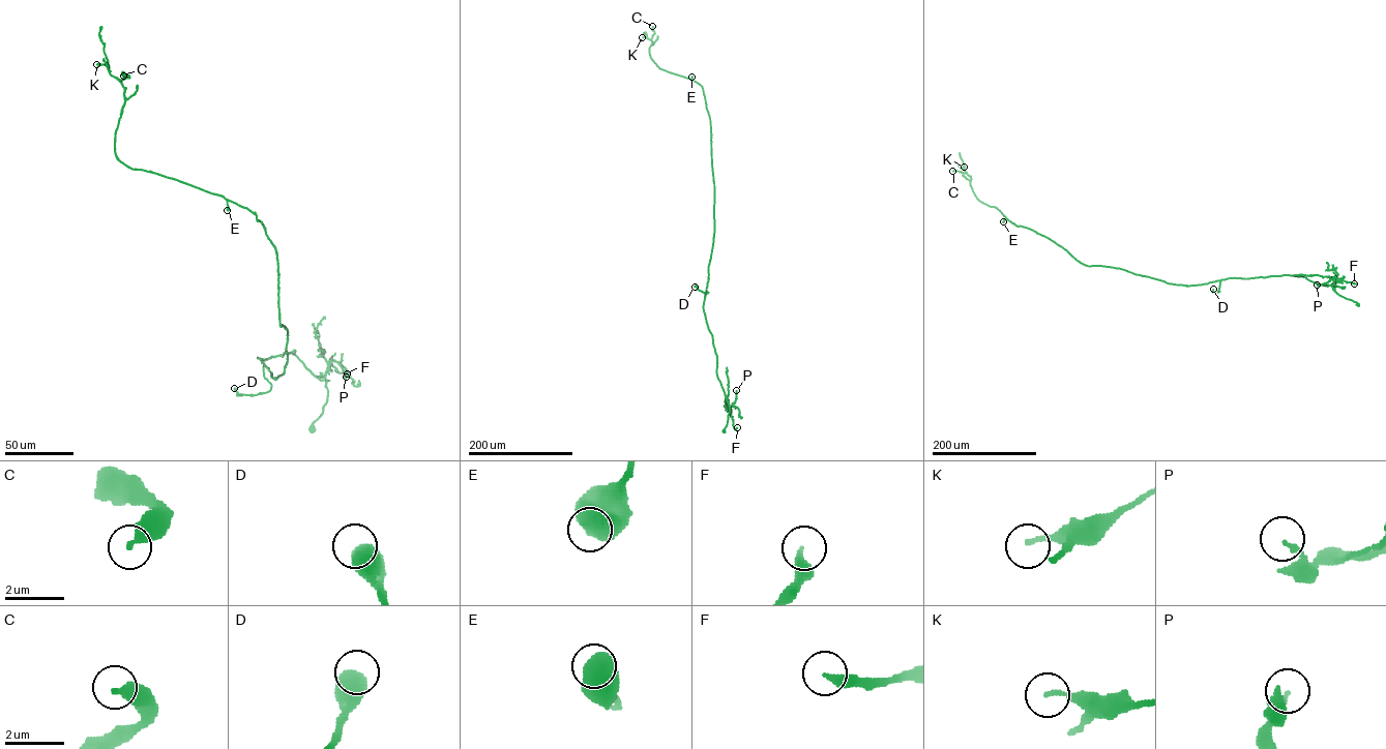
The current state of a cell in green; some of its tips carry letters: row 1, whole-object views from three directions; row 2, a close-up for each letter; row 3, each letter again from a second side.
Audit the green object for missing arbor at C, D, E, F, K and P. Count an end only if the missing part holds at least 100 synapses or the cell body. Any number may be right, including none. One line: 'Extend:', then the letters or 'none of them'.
Extend: none of them

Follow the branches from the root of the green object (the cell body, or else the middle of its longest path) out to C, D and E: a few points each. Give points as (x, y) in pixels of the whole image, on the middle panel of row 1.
C: (724, 431), (730, 407), (703, 307), (714, 230), (710, 118), (702, 87), (660, 69), (651, 59), (652, 26)
D: (724, 431), (730, 407), (717, 376), (716, 355), (703, 310), (705, 293), (708, 292), (695, 287)
E: (724, 431), (730, 407), (717, 376), (716, 355), (703, 307), (714, 230), (710, 121), (702, 87), (691, 77)

